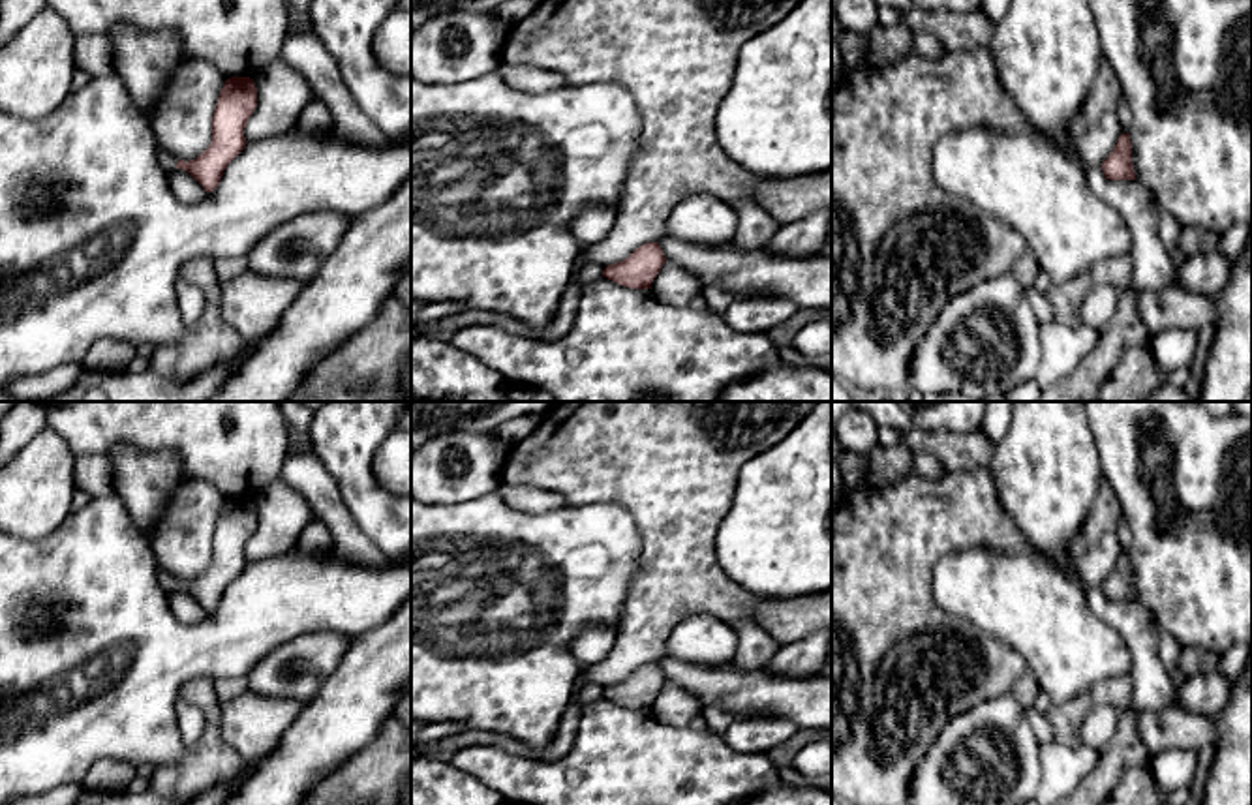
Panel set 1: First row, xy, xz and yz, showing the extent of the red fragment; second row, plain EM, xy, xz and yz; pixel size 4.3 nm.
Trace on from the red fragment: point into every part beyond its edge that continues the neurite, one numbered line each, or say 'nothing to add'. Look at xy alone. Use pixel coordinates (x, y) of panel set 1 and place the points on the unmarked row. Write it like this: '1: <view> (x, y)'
1: xy (167, 580)

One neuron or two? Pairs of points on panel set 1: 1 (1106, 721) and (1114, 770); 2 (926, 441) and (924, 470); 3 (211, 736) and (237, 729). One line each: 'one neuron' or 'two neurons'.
1: two neurons
2: two neurons
3: two neurons

